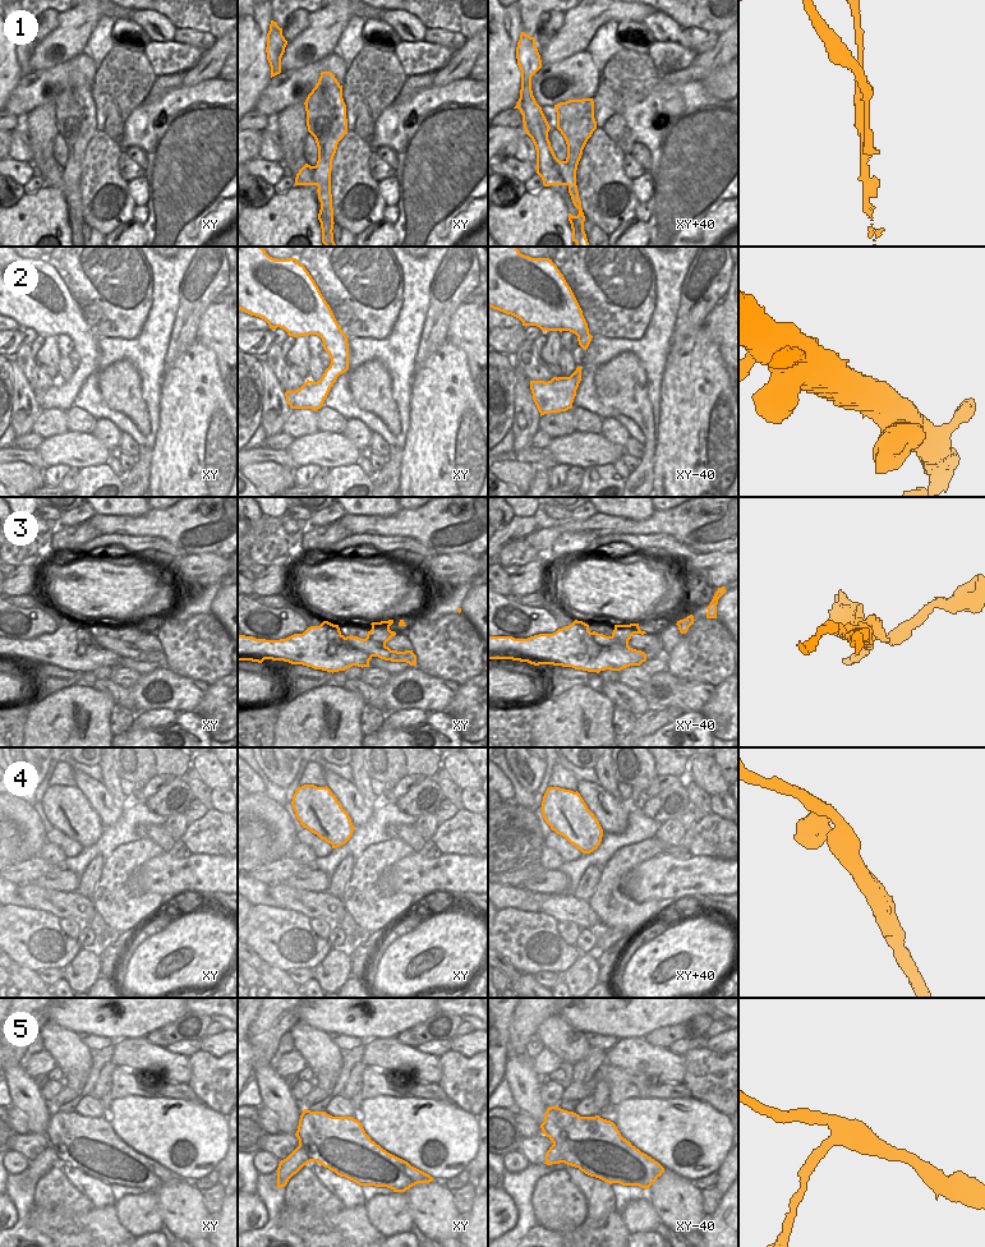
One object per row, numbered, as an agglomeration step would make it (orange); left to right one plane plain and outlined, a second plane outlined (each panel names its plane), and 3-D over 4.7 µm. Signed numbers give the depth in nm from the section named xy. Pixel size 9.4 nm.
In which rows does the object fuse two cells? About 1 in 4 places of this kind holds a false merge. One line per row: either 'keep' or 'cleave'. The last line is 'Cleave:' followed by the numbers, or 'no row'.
1: cleave
2: keep
3: cleave
4: cleave
5: cleave
Cleave: 1, 3, 4, 5

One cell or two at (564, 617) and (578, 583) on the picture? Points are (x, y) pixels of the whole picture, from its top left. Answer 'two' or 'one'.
two

